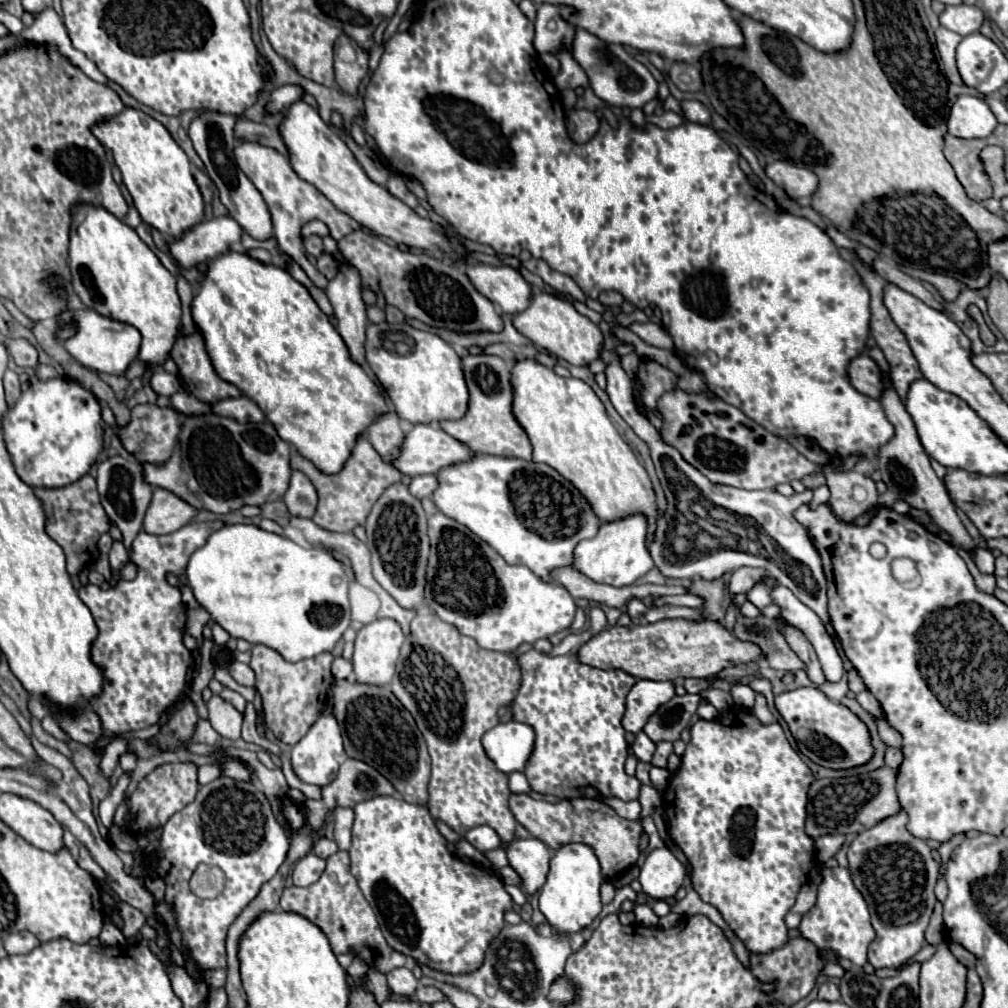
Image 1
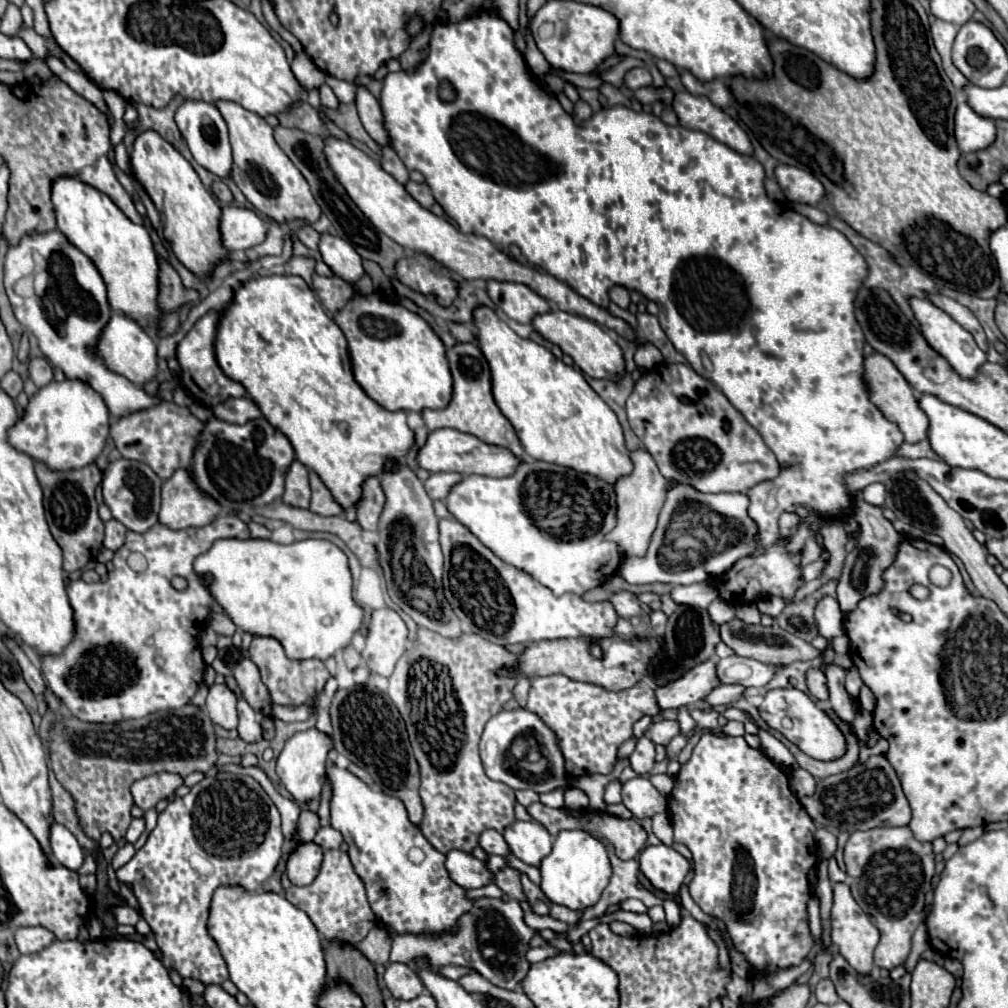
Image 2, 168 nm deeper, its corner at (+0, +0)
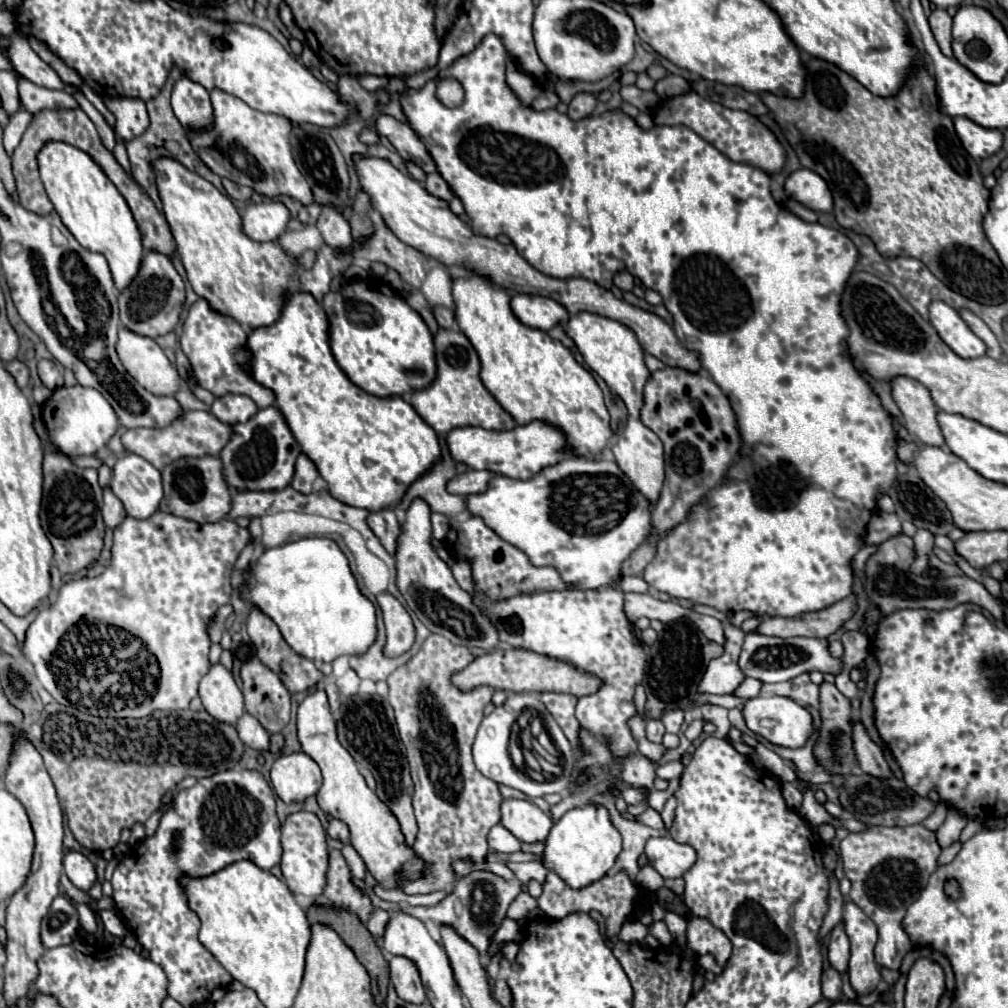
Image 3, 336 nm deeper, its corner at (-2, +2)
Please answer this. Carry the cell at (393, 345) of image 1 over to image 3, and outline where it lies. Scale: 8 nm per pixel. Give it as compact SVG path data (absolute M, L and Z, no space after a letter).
M371 279L365 281L353 281L345 285L339 293L327 293L323 297L323 309L329 319L329 347L337 361L337 365L347 373L347 377L361 387L363 391L377 395L377 397L389 397L389 395L407 395L411 391L427 387L437 373L435 363L435 347L433 337L419 317L415 309L407 305L407 301L387 283L377 283Z

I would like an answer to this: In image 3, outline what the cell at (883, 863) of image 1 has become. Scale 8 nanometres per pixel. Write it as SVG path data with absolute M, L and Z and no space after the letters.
M911 825L911 827L869 827L863 833L849 833L840 843L840 858L845 867L845 877L851 881L851 901L863 909L867 917L871 917L879 929L879 939L875 945L875 961L881 967L897 971L901 967L901 961L905 953L911 949L911 941L907 933L901 927L901 921L905 917L907 905L919 897L923 879L925 885L929 881L929 875L939 867L937 857L941 853L941 847L935 839L935 833L925 829L923 825Z

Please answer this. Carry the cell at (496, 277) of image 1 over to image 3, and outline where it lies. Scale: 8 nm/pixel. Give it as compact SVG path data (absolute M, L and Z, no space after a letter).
M513 295L511 307L521 323L541 331L549 331L555 325L565 325L571 317L561 303L543 295Z

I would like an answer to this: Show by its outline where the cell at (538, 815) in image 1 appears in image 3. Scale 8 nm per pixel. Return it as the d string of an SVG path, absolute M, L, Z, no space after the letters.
M651 807L645 813L639 815L639 821L645 823L645 825L649 825L649 827L653 827L653 829L665 829L665 823L663 823L661 815L655 809L651 809Z

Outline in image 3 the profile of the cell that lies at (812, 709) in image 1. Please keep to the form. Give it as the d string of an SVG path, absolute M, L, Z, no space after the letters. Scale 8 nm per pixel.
M775 695L775 697L749 699L743 705L743 717L745 717L749 731L753 731L755 735L763 737L765 741L769 741L773 745L781 745L781 747L803 747L813 731L813 721L811 721L811 715L807 713L807 709L787 697Z

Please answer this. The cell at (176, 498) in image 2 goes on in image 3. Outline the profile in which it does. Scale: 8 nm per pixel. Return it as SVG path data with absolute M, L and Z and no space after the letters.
M203 455L203 457L181 457L163 467L163 501L159 505L161 511L185 517L197 523L215 523L227 517L231 511L231 495L223 477L223 463L219 457Z

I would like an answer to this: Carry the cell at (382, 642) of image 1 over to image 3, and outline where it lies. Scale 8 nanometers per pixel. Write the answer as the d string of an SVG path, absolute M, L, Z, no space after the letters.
M379 593L377 603L383 611L387 627L387 643L383 651L387 653L387 657L397 657L407 653L415 643L415 625L411 615L391 593Z

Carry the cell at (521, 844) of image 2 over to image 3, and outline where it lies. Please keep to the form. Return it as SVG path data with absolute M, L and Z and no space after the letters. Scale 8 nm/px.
M505 799L501 803L501 825L507 827L519 841L545 841L553 821L529 799Z

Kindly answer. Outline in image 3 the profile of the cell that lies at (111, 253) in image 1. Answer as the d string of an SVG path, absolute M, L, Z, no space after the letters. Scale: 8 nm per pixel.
M45 141L37 153L37 163L45 191L63 225L83 247L101 253L107 259L115 285L123 289L123 285L135 277L135 269L139 269L143 245L139 241L139 229L131 217L131 209L119 189L85 151L65 141Z

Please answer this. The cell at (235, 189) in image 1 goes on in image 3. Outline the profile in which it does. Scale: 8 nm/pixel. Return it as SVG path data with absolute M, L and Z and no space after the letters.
M187 75L173 85L171 105L175 117L185 129L203 129L203 125L211 125L209 91Z

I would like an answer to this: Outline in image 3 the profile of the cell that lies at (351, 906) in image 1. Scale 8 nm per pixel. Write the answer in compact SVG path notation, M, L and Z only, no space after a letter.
M341 851L329 853L329 873L327 873L327 887L321 897L315 899L317 905L347 905L359 919L365 923L371 915L371 901L365 893L361 893L351 883L351 871L341 855Z

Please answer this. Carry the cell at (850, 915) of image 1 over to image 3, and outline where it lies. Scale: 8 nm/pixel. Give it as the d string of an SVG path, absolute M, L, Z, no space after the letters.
M845 903L843 911L845 931L851 941L851 959L849 959L849 983L857 995L867 995L875 991L881 983L879 967L873 959L873 947L877 941L877 927L875 923L855 905Z

